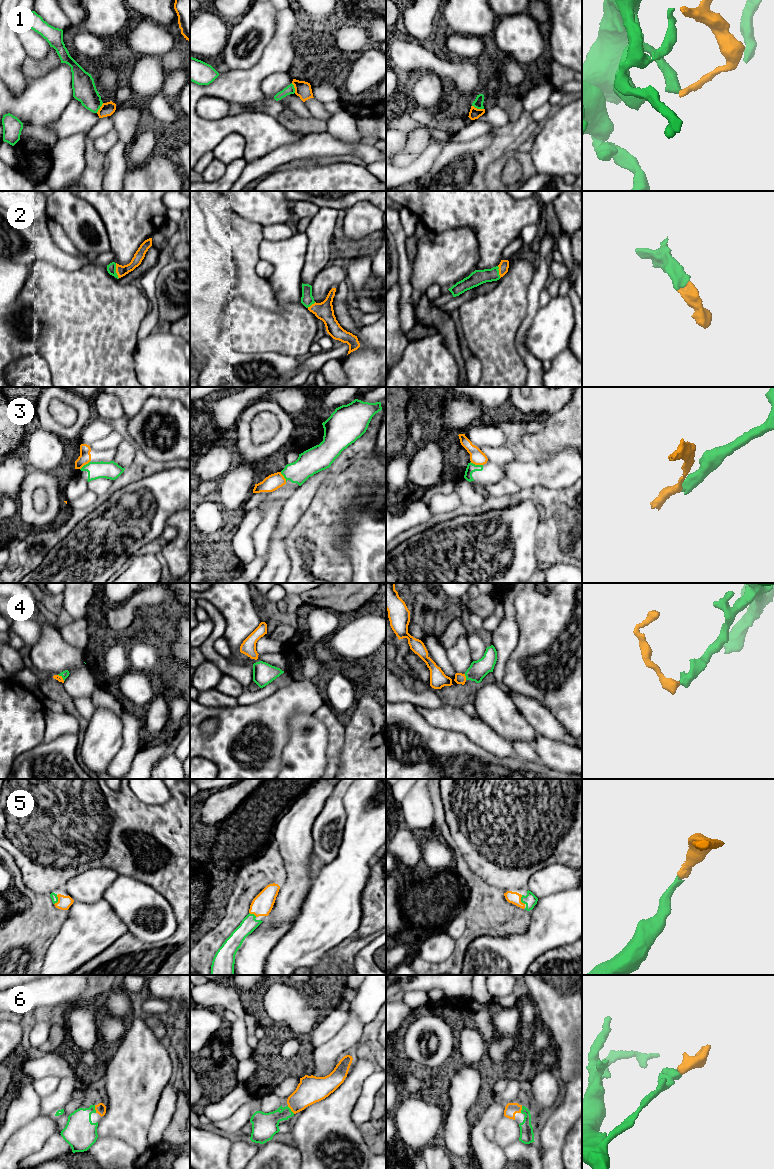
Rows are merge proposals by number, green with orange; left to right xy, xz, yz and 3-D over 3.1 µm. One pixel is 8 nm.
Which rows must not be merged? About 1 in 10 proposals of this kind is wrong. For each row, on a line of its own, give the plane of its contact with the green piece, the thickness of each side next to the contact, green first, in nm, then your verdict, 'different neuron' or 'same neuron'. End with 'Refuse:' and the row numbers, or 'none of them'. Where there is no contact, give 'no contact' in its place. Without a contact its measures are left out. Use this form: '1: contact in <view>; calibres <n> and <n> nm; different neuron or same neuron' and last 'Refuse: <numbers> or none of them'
1: contact in yz; calibres 80 and 90 nm; different neuron
2: contact in xy; calibres 80 and 90 nm; same neuron
3: contact in yz; calibres 70 and 120 nm; different neuron
4: contact in yz; calibres 150 and 90 nm; same neuron
5: contact in xy; calibres 50 and 110 nm; same neuron
6: contact in xy; calibres 260 and 80 nm; same neuron
Refuse: 1, 3

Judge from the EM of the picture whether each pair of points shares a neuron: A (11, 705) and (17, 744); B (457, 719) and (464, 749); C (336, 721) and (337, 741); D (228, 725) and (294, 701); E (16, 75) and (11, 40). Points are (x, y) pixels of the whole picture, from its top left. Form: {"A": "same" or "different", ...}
{"A": "same", "B": "different", "C": "same", "D": "same", "E": "same"}

